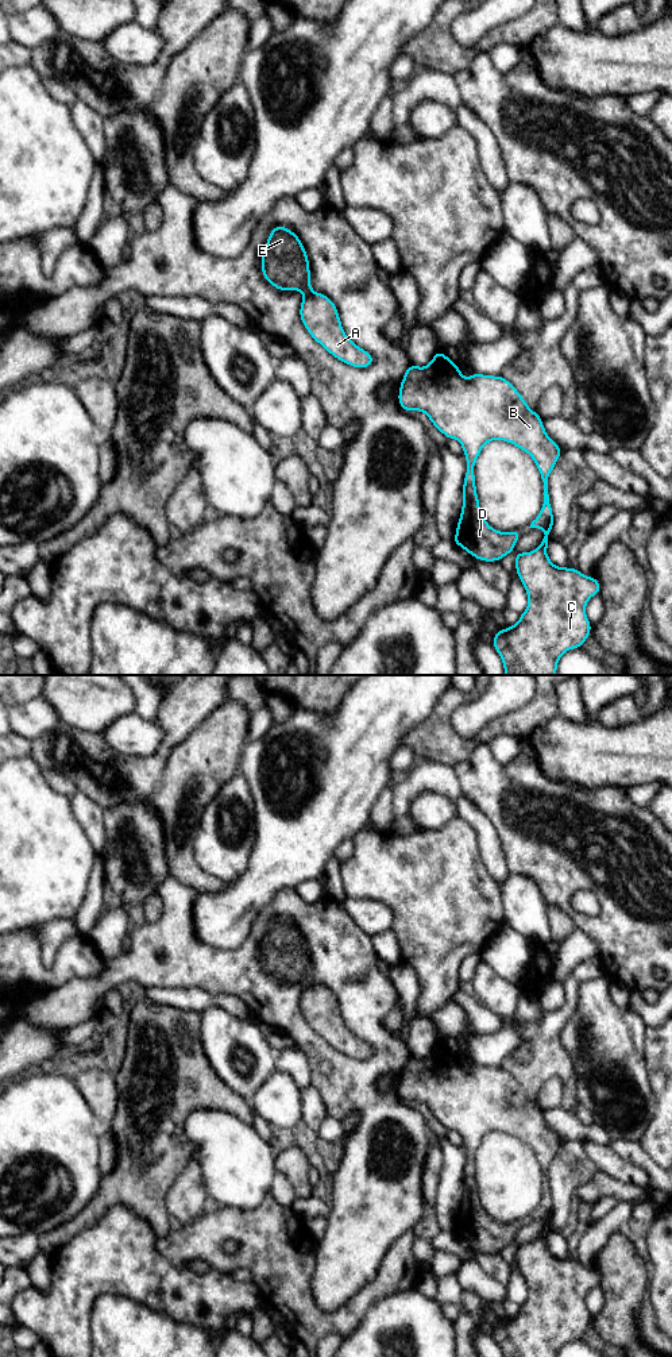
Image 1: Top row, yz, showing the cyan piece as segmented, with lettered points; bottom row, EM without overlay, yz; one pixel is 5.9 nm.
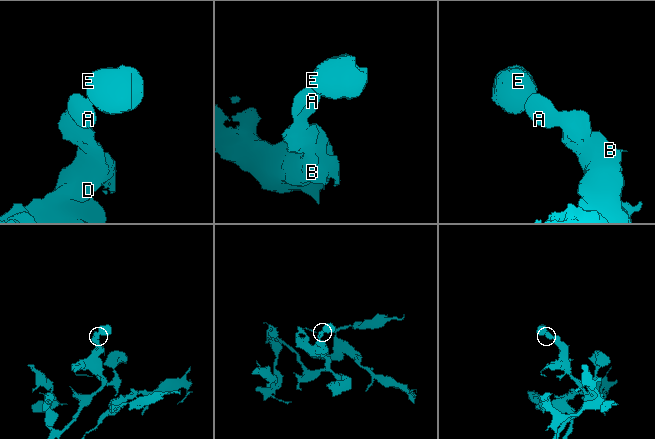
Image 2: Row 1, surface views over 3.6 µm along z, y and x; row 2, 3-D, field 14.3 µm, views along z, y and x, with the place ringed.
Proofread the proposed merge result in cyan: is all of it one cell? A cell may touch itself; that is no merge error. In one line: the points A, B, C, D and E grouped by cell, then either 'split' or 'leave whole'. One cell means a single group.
groups A B C D / E; split

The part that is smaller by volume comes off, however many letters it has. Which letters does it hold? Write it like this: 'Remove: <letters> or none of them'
Remove: E

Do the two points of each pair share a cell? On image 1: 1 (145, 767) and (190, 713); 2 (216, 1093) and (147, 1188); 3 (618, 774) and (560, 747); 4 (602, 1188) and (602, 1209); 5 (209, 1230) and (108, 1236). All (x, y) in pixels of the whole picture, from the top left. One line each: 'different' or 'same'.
1: same
2: same
3: same
4: different
5: different

